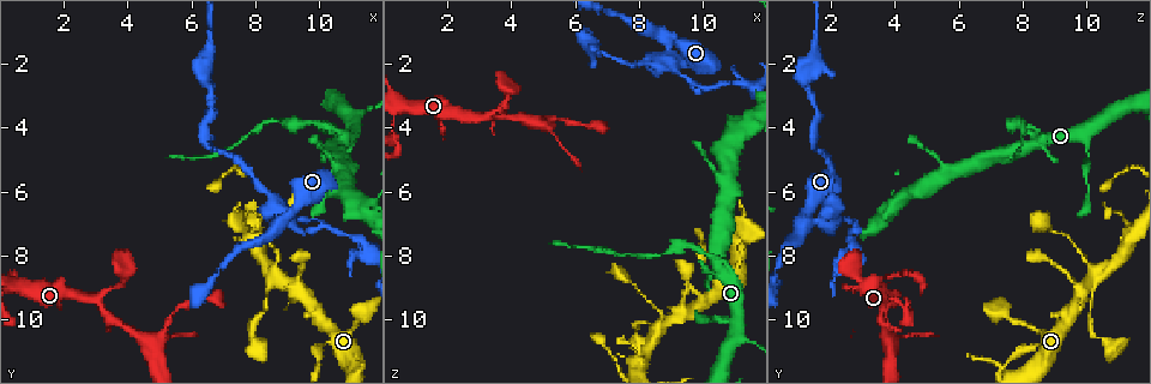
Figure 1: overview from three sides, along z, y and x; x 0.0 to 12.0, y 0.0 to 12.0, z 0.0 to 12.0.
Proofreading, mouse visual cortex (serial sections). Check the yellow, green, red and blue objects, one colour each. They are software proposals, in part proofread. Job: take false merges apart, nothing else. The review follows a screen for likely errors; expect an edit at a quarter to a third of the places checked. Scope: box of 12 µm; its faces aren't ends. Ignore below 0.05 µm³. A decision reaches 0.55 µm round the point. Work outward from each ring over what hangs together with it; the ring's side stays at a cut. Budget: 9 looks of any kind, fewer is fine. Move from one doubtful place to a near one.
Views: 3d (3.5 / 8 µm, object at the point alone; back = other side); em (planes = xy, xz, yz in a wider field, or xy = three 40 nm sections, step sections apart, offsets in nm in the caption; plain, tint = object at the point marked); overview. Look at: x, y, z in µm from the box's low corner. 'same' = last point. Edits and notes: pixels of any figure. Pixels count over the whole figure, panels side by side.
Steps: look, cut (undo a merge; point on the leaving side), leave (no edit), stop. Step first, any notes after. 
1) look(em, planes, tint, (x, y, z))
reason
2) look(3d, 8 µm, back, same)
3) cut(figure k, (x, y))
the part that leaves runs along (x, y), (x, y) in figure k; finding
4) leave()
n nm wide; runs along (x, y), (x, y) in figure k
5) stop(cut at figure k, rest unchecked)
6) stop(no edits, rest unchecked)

look(3d, 3.5 µm, (9.0, 6.9, 1.7))
four or more arms meet

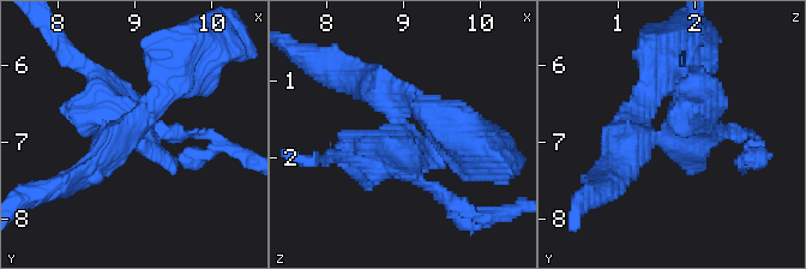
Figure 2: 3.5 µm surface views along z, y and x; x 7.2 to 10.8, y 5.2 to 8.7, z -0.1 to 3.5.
cut(figure 2, (410, 147))
the part that leaves runs along (398, 119), (384, 153), (340, 155) in figure 2; a second cell is stuck on

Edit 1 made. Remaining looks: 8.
look(overview)
see it whole again

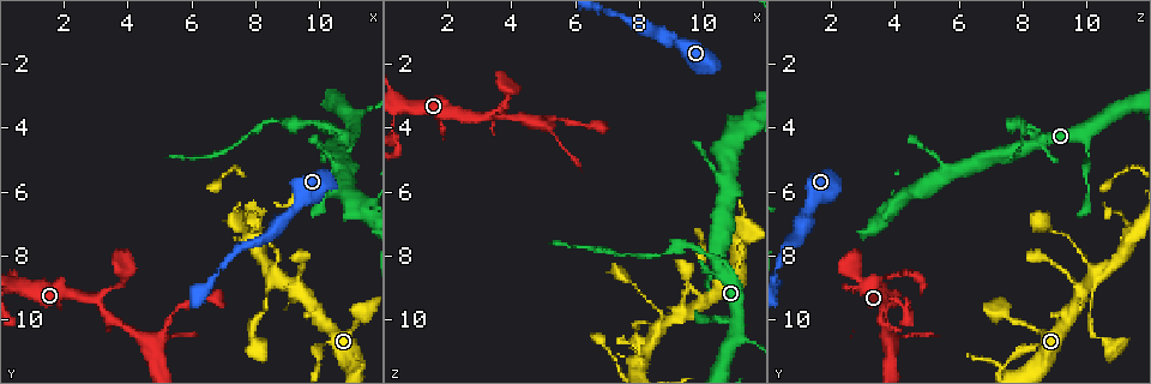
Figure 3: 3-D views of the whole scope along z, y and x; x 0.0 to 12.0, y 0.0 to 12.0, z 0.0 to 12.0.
look(3d, 8 µm, (4.7, 10.6, 3.7))
sharp bend

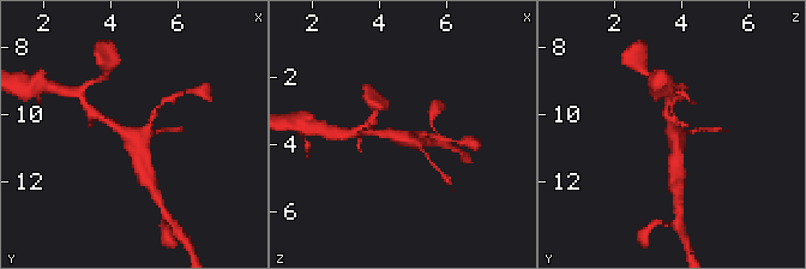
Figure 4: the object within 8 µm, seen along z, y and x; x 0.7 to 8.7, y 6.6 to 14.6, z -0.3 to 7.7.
look(3d, 3.5 µm, (4.7, 10.7, 3.7))
zoom in

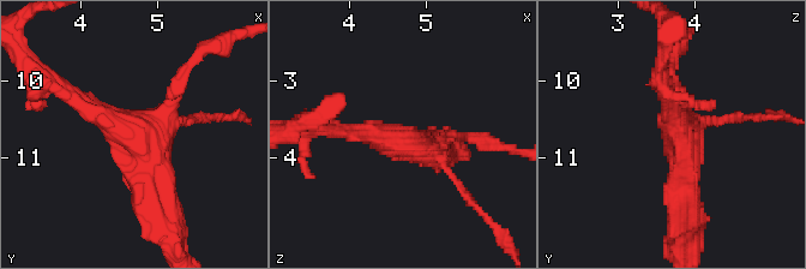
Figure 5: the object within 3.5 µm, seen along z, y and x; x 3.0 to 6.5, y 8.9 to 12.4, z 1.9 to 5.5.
look(em, xy, step 3, tint, (4.65, 10.70, 3.80))
need the tissue

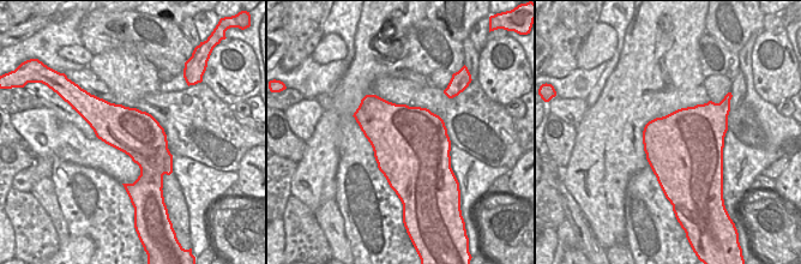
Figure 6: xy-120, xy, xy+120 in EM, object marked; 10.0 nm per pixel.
leave()
runs along (66, 88), (132, 132), (158, 210) in figure 5; continuous, no second cell

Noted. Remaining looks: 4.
look(3d, 3.5 µm, (8.6, 8.7, 10.2))
thin arm on a thick one

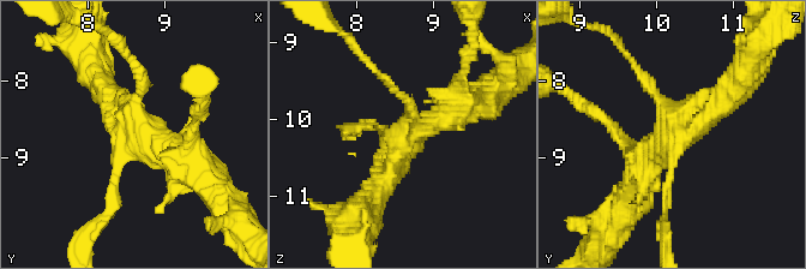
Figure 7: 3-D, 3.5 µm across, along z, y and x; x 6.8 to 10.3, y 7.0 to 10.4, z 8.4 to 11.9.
look(em, xy, step 2, tint, (8.60, 8.70, 10.30))
4 arms; arms of 100, 150, 350, 450 nm; shape alone is not enough

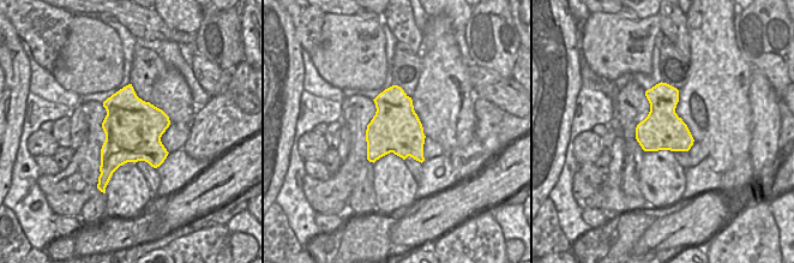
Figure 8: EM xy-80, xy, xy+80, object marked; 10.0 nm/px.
leave()
500 nm wide; runs along (463, 105), (411, 132), (371, 197) in figure 7; all the same cell

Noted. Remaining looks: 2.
look(3d, 3.5 µm, (10.4, 4.1, 8.1))
thin neck

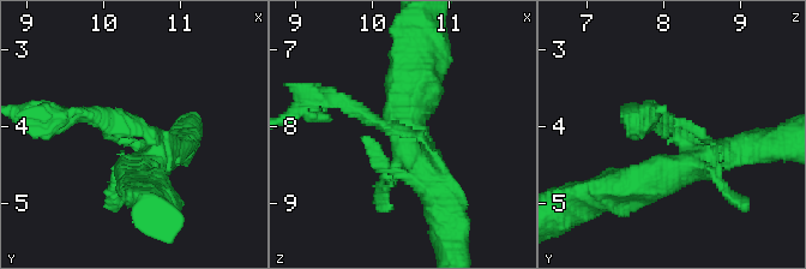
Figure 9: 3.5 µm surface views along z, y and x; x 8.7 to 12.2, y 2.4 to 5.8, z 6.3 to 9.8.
look(em, xy, step 5, tint, (10.45, 4.05, 8.10))
arms of 200, 450 nm

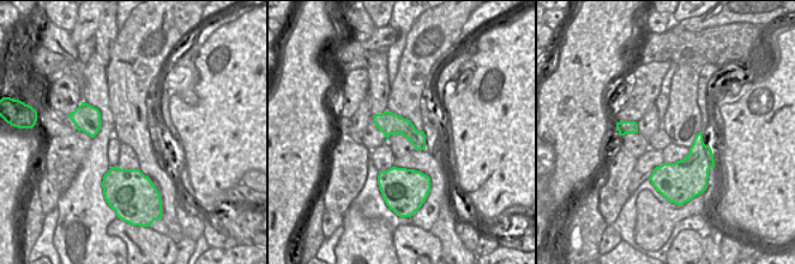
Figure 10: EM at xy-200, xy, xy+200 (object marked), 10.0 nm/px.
cut(figure 9, (124, 127))
220 nm wide; the part that leaves runs along (155, 145), (151, 131), (119, 119), (64, 115) in figure 9; two cells meet here

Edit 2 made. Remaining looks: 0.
stop(cut at figure 2, cut at figure 9, rest unchecked)

